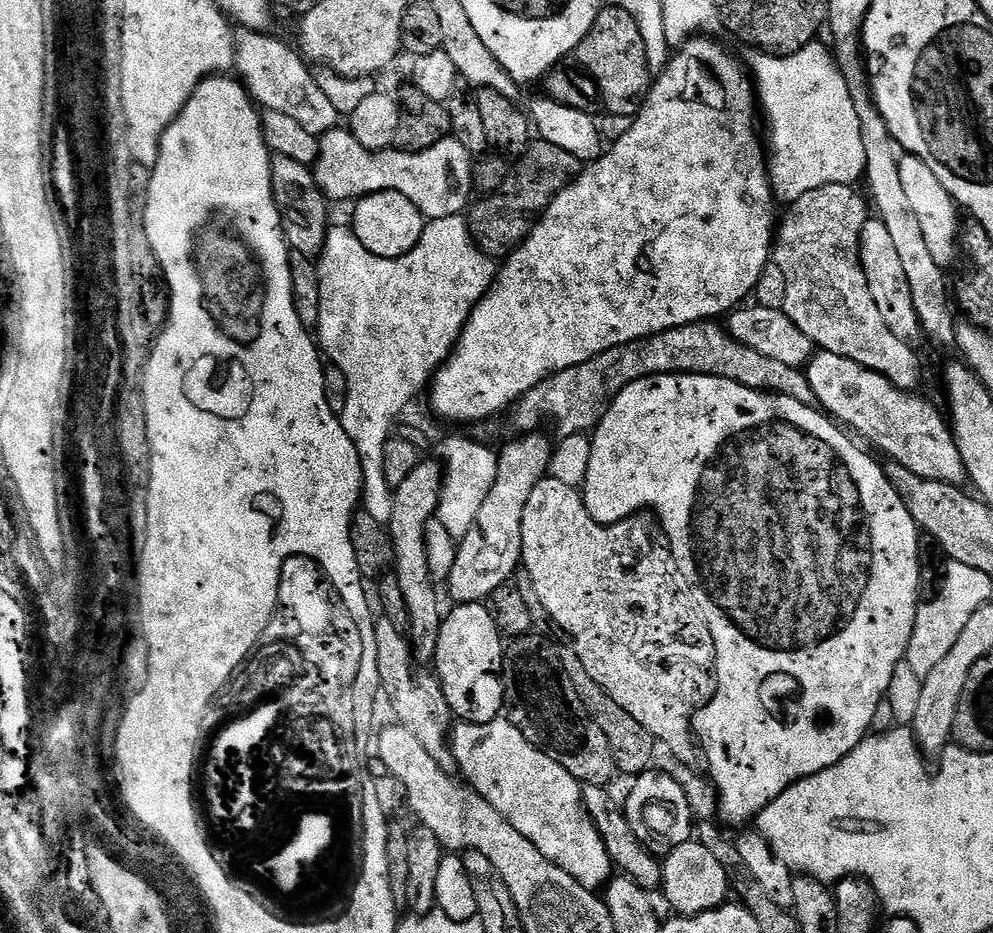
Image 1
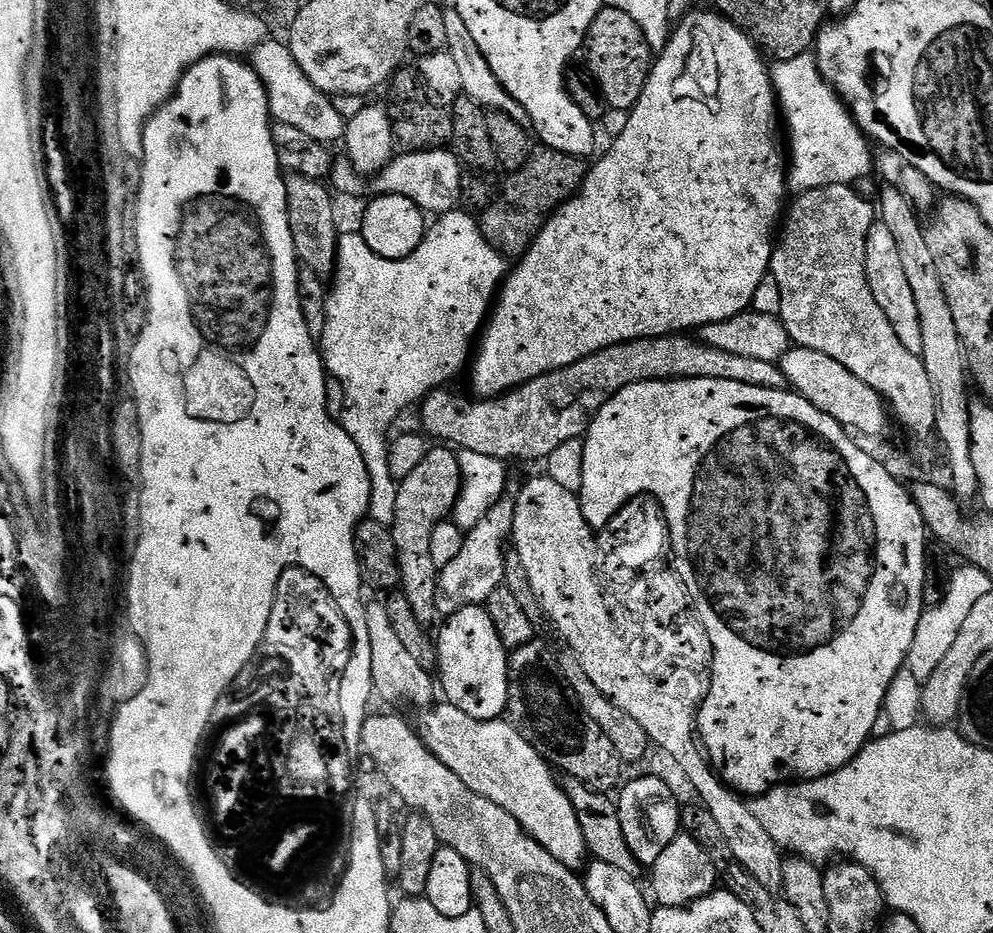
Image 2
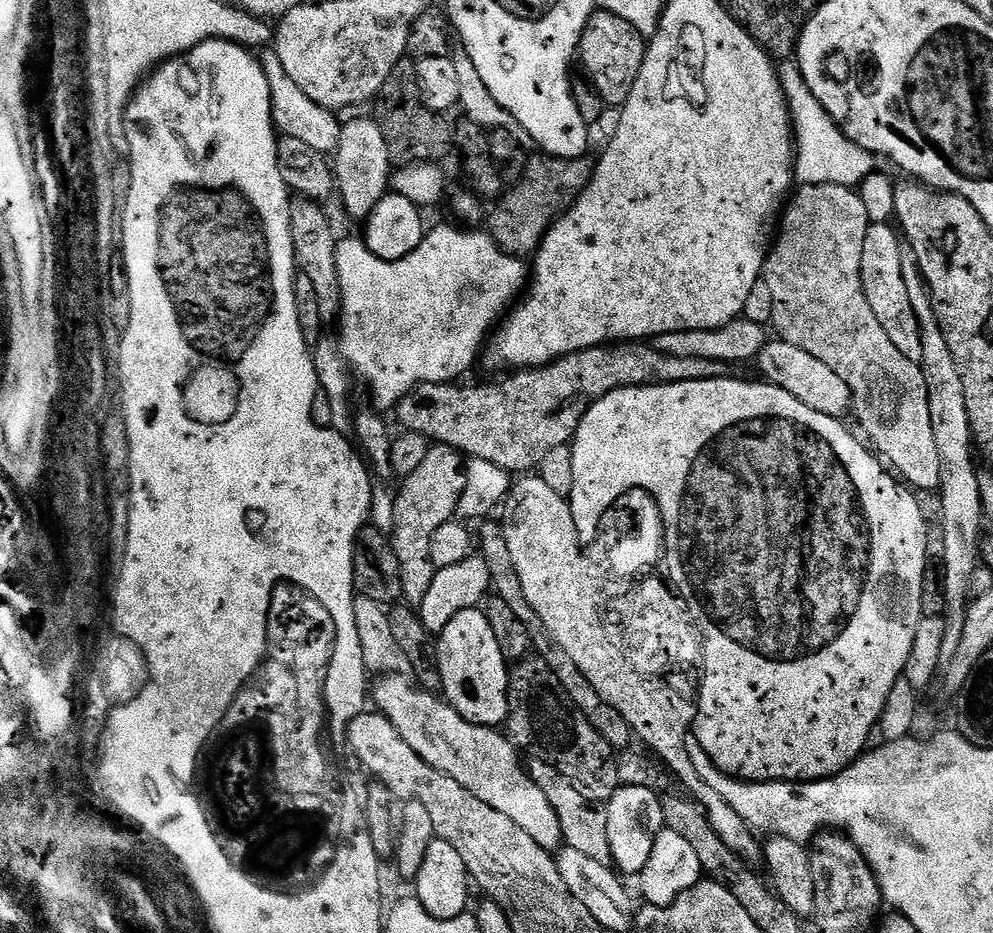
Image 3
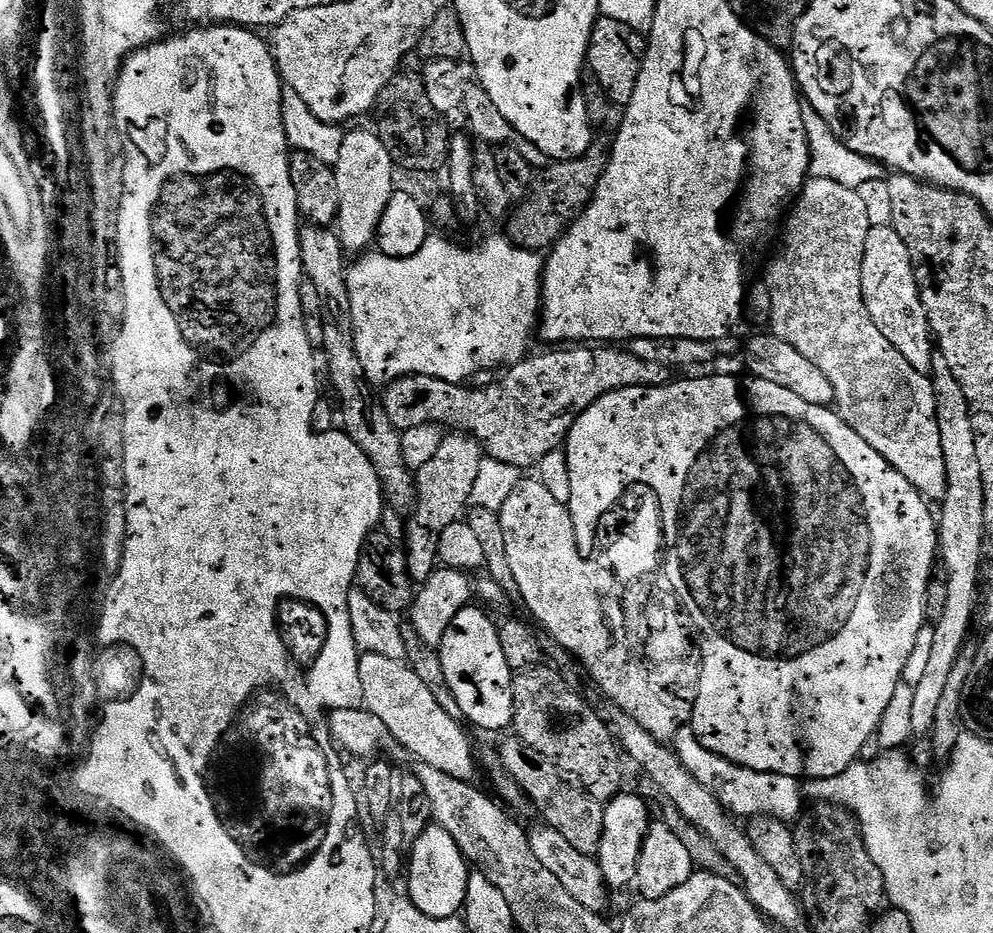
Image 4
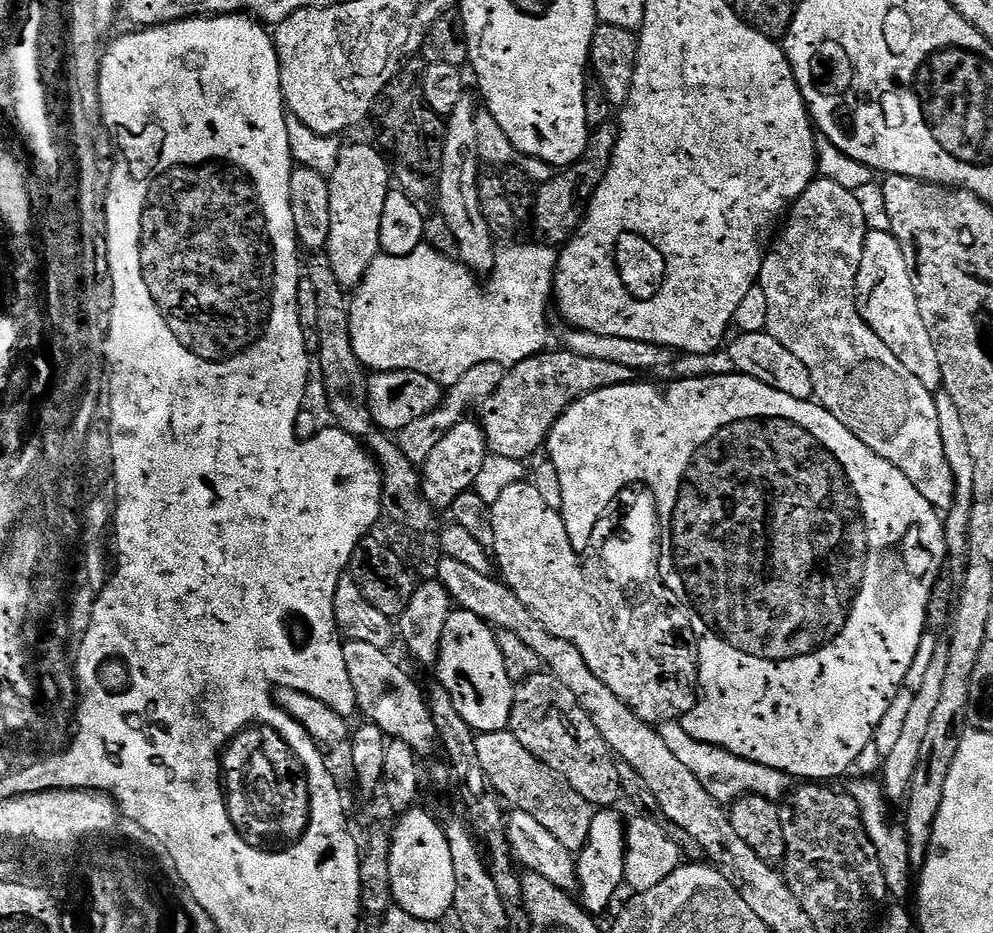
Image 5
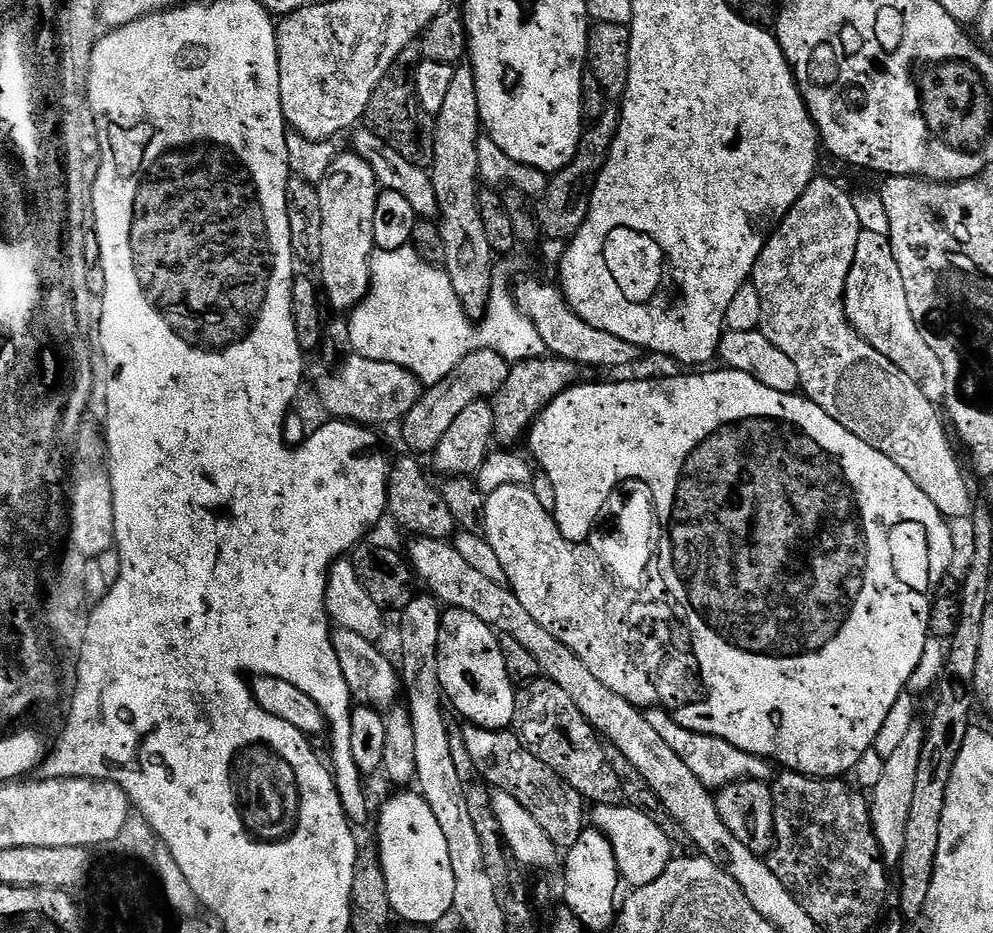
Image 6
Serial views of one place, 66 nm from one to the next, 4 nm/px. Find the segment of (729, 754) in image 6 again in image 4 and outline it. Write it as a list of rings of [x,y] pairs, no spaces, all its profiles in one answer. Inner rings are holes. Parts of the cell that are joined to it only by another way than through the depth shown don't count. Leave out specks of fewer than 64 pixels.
[[[685,727],[680,728],[677,734],[678,755],[682,766],[690,770],[718,798],[722,807],[728,809],[733,817],[751,818],[753,816],[773,816],[785,822],[792,822],[801,815],[800,799],[804,792],[800,789],[801,781],[795,776],[783,776],[782,774],[770,774],[762,770],[750,770],[746,766],[738,766],[710,750],[706,746],[696,743],[695,736],[688,734]]]

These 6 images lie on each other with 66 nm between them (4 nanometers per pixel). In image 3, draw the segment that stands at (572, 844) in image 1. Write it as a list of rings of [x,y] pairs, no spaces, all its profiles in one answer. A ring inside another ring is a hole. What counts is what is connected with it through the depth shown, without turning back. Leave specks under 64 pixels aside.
[[[384,674],[377,680],[380,681],[377,684],[375,681],[370,692],[371,699],[376,699],[375,707],[390,721],[394,730],[406,738],[406,746],[410,746],[414,754],[434,766],[434,770],[454,778],[454,782],[470,790],[474,798],[482,798],[486,806],[494,806],[498,814],[506,814],[506,818],[522,826],[522,830],[526,830],[538,846],[549,850],[561,847],[563,832],[558,814],[532,781],[525,761],[520,761],[521,753],[503,731],[464,720],[447,700],[435,692],[425,691],[407,675]]]

